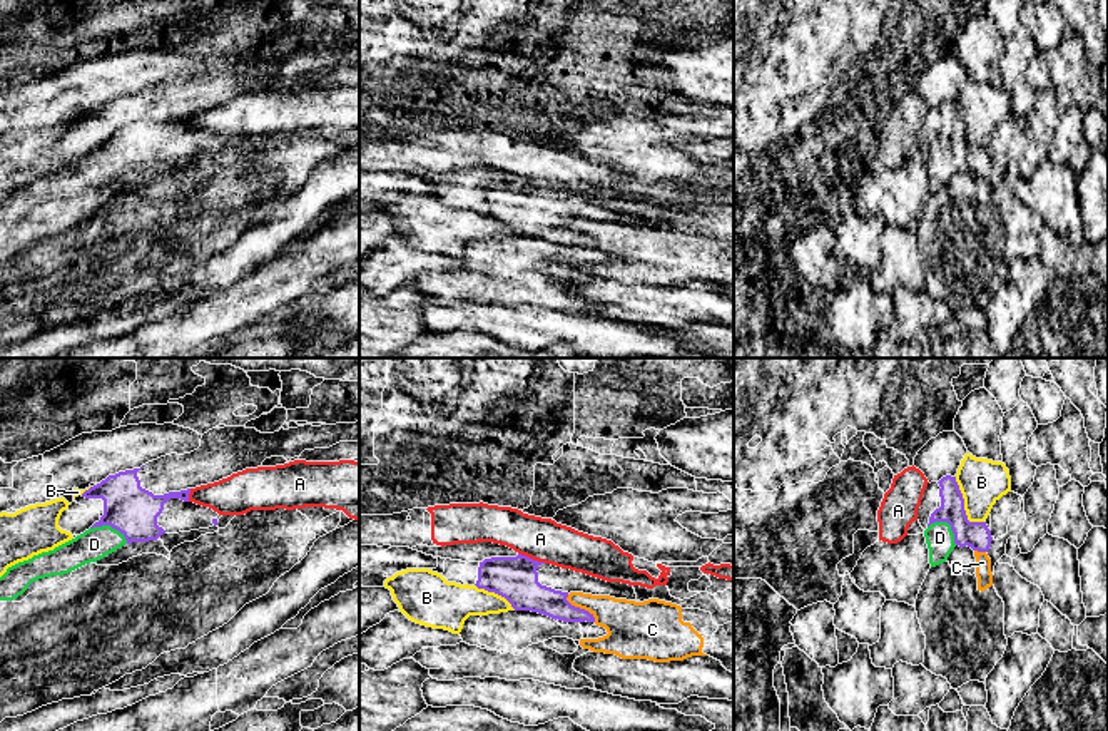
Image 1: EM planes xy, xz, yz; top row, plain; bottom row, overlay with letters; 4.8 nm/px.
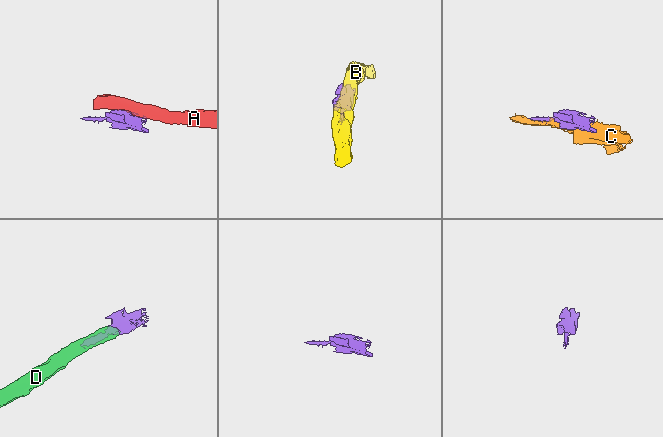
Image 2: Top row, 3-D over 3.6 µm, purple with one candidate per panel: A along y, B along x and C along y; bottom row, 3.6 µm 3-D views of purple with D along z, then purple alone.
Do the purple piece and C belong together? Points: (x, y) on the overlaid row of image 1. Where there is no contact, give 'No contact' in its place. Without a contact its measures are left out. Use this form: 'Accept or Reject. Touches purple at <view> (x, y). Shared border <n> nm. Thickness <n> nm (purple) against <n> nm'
Reject. Touches purple at xz (579, 608). Shared border 190 nm. Thickness 160 nm (purple) against 220 nm

